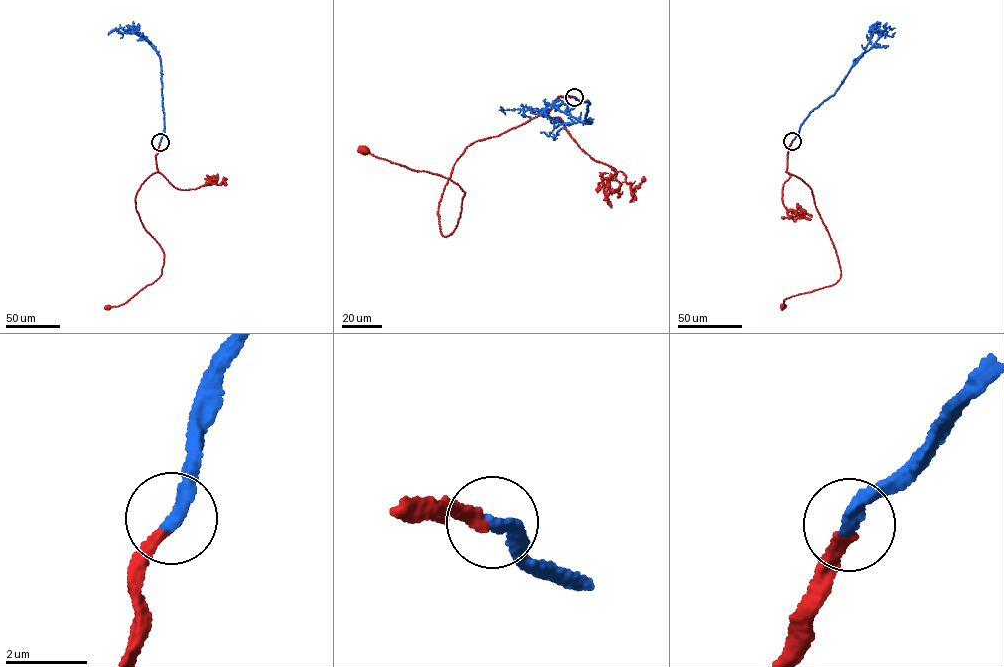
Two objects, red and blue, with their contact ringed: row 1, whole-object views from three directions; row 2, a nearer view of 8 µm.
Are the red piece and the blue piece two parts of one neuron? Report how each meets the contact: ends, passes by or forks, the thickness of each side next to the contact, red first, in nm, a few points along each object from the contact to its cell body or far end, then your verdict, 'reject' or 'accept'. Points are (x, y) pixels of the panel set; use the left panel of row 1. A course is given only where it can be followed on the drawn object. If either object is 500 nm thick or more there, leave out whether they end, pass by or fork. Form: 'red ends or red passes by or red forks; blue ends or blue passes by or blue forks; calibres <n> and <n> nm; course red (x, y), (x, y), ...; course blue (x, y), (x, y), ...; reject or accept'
red ends; blue ends; calibres 220 and 360 nm; course red (160, 142), (158, 171), (141, 184), (135, 201), (143, 227), (164, 253), (162, 274), (123, 304), (108, 307); course blue (160, 142), (164, 125), (159, 56), (136, 34), (115, 30), (109, 32), (112, 30); accept

